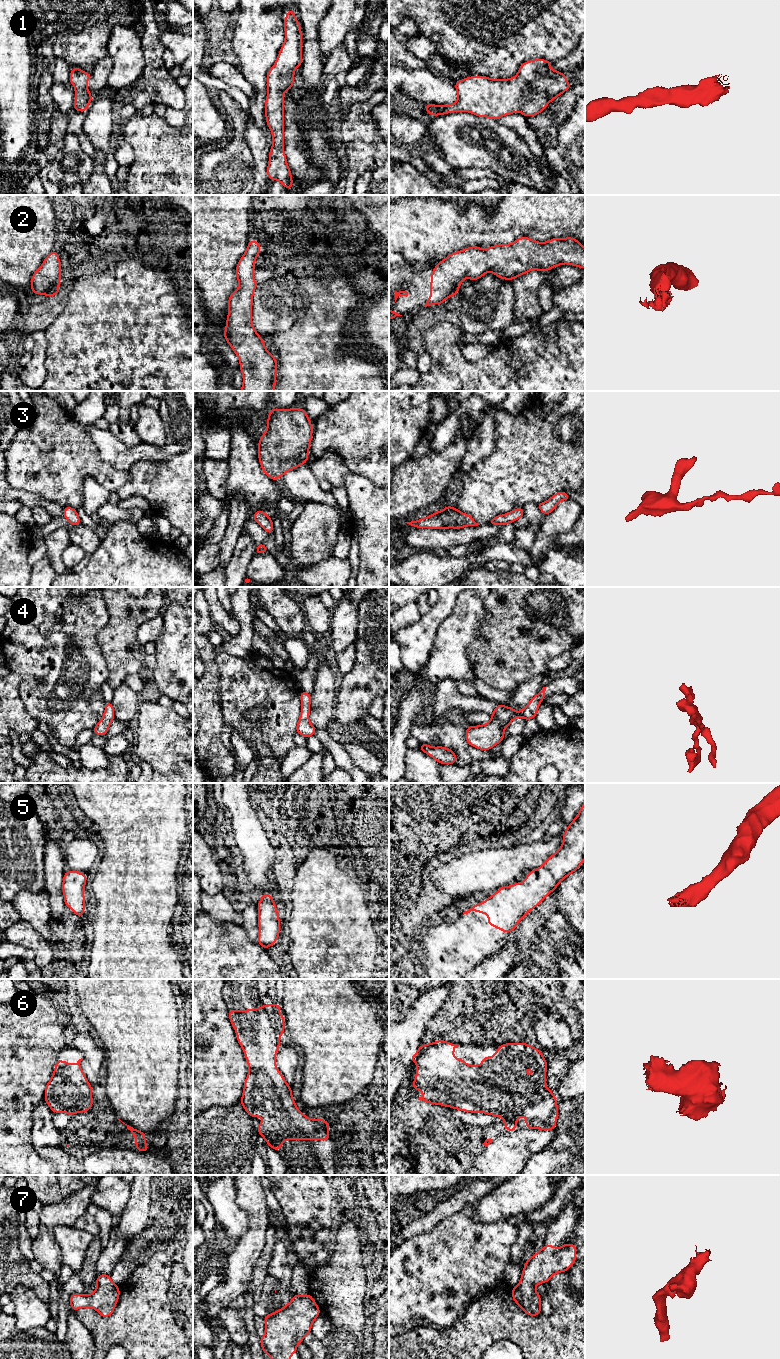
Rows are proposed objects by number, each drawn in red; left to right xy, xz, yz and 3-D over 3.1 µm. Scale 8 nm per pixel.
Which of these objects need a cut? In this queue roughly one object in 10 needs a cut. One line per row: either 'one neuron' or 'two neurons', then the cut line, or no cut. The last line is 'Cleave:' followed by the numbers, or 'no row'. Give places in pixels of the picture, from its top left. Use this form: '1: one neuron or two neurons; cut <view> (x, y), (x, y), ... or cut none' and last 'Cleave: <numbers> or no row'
1: one neuron; cut none
2: one neuron; cut none
3: one neuron; cut none
4: one neuron; cut none
5: one neuron; cut none
6: one neuron; cut none
7: one neuron; cut none
Cleave: no row

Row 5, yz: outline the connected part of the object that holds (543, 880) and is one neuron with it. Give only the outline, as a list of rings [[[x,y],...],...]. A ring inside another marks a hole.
[[[585,802],[563,833],[562,846],[541,867],[533,869],[524,882],[500,887],[486,901],[473,905],[463,914],[471,911],[487,914],[489,926],[510,933],[564,878],[580,868],[584,859]]]

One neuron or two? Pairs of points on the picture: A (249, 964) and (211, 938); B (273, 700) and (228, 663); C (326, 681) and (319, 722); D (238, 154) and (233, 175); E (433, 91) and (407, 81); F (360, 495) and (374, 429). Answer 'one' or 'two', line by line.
A: one
B: one
C: one
D: one
E: one
F: two

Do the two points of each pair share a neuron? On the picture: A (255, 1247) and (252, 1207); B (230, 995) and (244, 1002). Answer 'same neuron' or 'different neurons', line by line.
A: same neuron
B: same neuron

